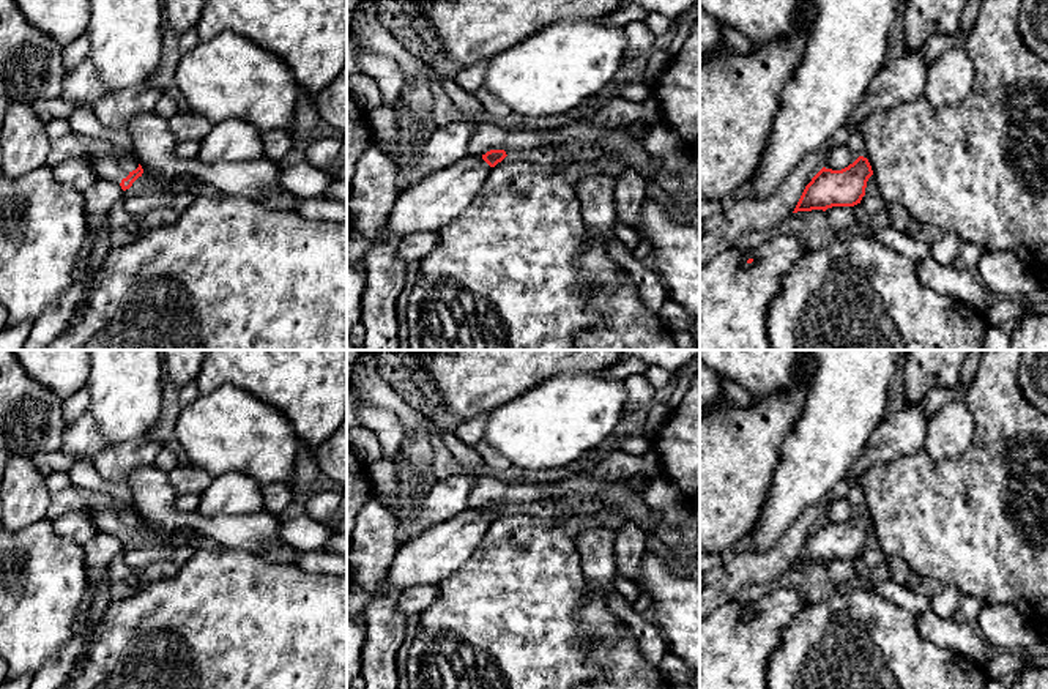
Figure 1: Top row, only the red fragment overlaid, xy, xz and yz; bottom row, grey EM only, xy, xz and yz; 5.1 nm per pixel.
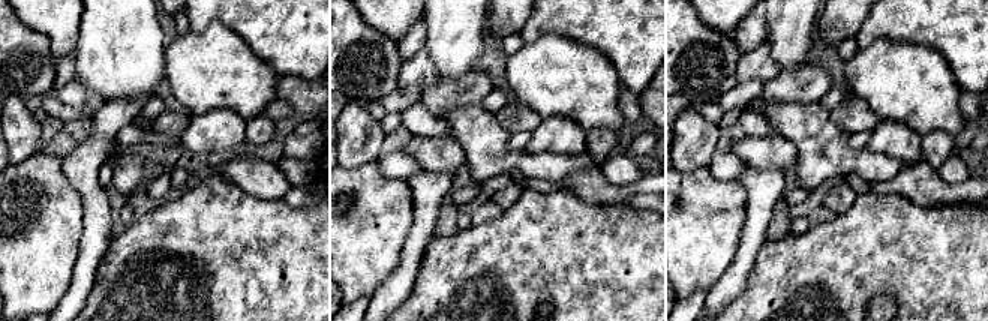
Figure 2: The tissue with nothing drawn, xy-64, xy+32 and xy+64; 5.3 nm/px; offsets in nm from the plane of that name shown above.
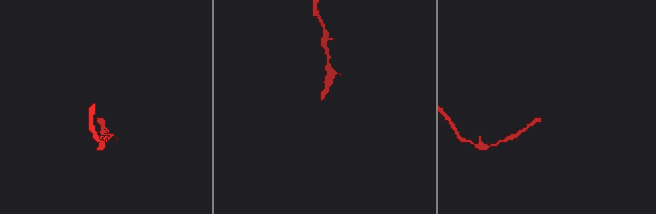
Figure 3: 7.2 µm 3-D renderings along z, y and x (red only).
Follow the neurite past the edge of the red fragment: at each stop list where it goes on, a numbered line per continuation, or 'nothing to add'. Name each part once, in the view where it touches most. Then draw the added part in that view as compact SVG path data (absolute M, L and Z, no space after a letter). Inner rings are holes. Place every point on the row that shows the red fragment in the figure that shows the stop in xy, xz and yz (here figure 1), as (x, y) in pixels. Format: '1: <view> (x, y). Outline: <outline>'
1: xy (114, 166). Outline: M126 150L98 153L84 151L84 155L91 162L98 180L109 180L118 184L123 178L126 178L132 170L139 167L137 158Z

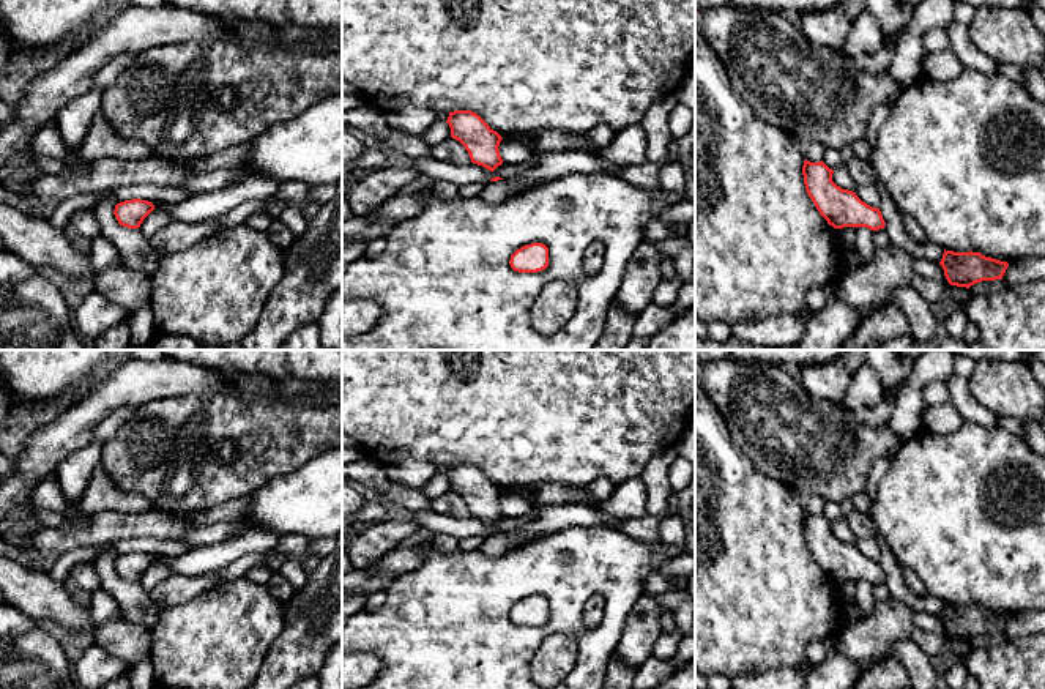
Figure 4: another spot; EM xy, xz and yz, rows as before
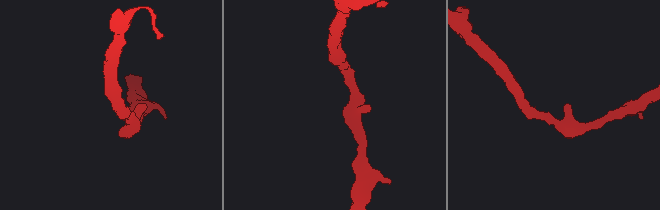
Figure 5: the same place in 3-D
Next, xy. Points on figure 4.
nothing to add

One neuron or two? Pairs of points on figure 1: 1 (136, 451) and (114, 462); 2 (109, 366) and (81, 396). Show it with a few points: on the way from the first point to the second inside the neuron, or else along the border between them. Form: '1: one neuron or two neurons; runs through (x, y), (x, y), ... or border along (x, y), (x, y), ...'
1: one neuron; runs through (131, 454), (118, 461)
2: two neurons; border along (87, 382), (89, 410)

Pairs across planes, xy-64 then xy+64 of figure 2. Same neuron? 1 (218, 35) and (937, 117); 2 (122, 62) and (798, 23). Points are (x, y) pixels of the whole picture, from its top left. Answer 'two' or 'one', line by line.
1: one
2: one

